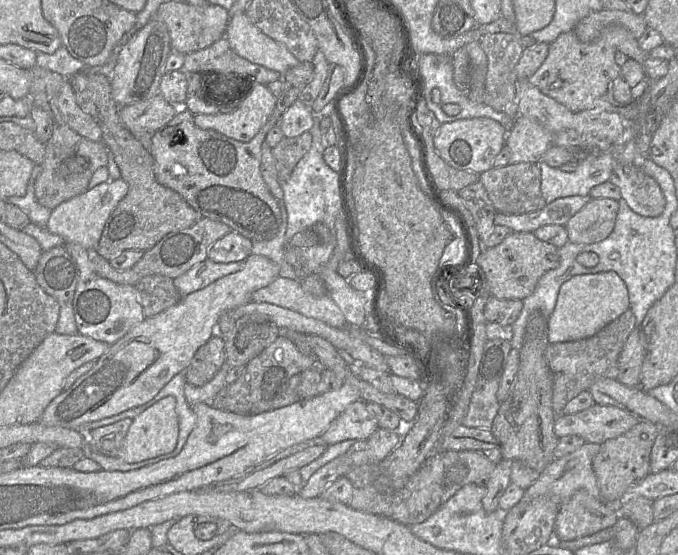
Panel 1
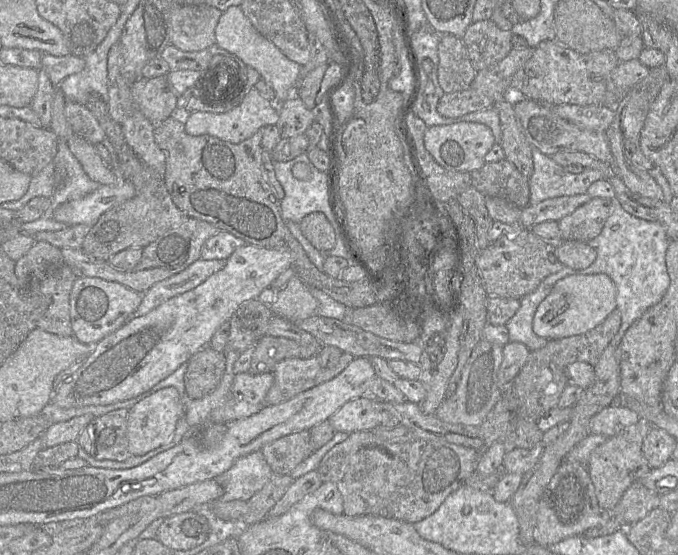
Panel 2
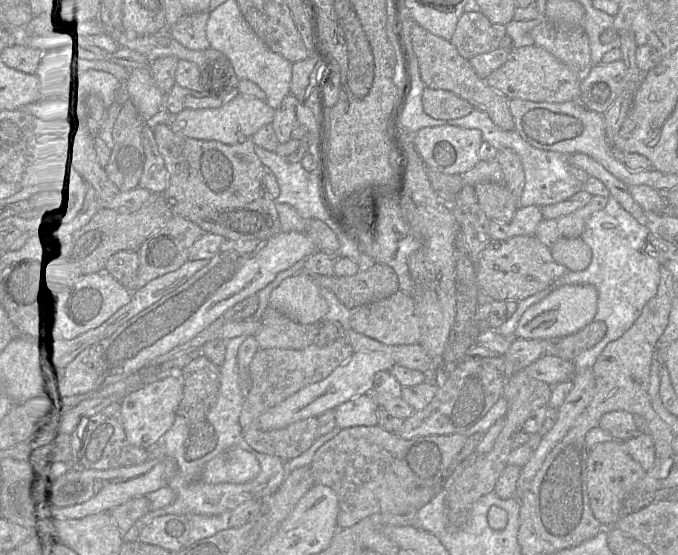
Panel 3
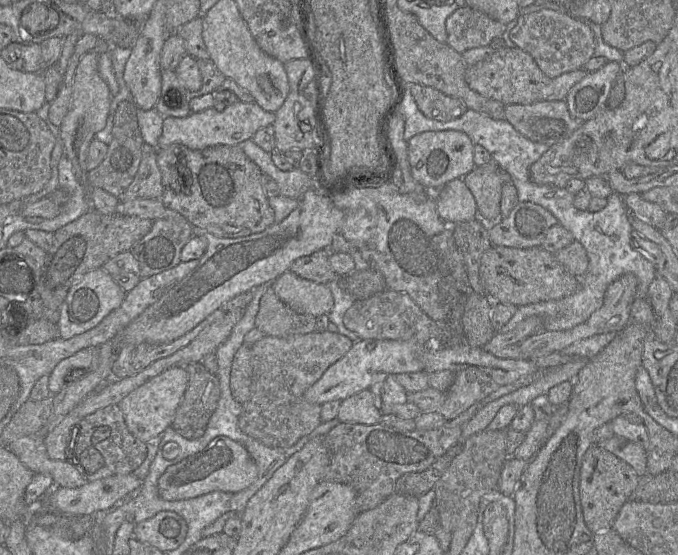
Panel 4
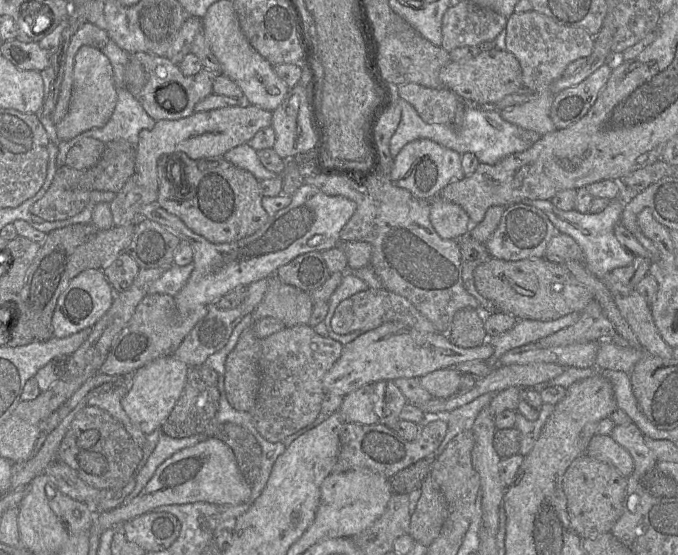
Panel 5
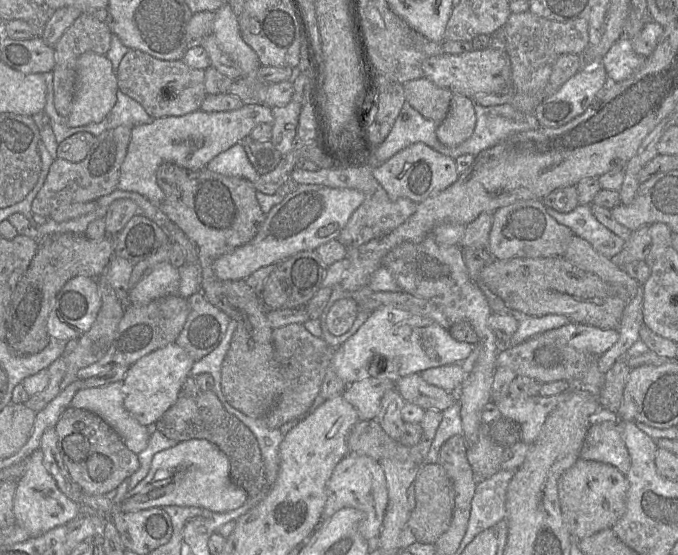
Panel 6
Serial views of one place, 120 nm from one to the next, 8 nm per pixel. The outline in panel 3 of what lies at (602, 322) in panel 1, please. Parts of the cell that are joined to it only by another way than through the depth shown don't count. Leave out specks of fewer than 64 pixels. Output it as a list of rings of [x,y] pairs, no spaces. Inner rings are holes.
[[[589,284],[562,285],[553,289],[540,302],[522,315],[514,338],[558,340],[573,334],[593,322],[597,312],[598,291]]]

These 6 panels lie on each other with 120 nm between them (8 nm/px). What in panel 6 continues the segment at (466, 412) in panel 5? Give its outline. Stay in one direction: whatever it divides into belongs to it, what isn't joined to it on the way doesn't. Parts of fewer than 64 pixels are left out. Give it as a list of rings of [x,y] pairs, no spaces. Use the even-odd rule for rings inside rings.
[[[455,401],[442,412],[442,420],[436,431],[429,452],[422,464],[438,463],[442,445],[452,436],[463,434],[461,406]]]

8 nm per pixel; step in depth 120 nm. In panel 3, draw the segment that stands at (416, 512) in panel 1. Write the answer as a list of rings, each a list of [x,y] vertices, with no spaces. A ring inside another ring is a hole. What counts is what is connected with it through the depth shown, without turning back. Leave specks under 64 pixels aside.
[[[379,425],[354,426],[342,429],[323,444],[315,453],[310,467],[316,484],[328,486],[335,491],[339,505],[337,524],[339,530],[342,530],[373,514],[406,514],[419,511],[443,490],[445,473],[462,450],[466,439],[463,433],[403,439]]]

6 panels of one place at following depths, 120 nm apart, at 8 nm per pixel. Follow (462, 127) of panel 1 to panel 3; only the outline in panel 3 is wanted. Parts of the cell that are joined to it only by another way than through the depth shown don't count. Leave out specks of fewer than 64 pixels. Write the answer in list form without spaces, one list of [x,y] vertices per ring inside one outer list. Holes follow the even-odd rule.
[[[453,125],[425,127],[414,134],[415,148],[425,166],[448,175],[462,175],[471,170],[479,161],[478,150],[483,143],[478,129]]]

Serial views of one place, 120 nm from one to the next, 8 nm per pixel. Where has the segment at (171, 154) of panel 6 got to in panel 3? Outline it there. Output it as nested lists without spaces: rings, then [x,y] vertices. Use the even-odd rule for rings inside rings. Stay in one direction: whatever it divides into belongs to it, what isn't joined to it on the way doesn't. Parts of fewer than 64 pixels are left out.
[[[238,95],[235,99],[219,108],[184,109],[170,124],[171,130],[179,136],[218,141],[226,145],[236,145],[252,139],[252,136],[263,126],[272,124],[275,110],[265,101]]]

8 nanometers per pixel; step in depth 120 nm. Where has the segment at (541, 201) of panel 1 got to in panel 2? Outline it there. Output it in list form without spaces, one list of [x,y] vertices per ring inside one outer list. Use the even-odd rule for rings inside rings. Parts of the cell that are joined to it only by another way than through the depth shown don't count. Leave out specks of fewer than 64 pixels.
[[[508,160],[486,162],[480,169],[474,170],[470,174],[471,186],[485,196],[503,198],[521,209],[530,204],[529,177],[521,174],[516,166]]]

